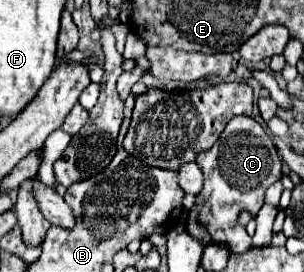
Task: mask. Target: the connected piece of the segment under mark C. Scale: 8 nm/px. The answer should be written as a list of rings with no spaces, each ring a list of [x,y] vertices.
[[[235,117],[221,133],[217,147],[195,157],[203,169],[203,189],[187,215],[185,231],[201,245],[225,245],[229,253],[243,253],[251,247],[251,237],[237,221],[241,211],[259,211],[269,185],[281,179],[281,157],[273,139],[253,117]]]

